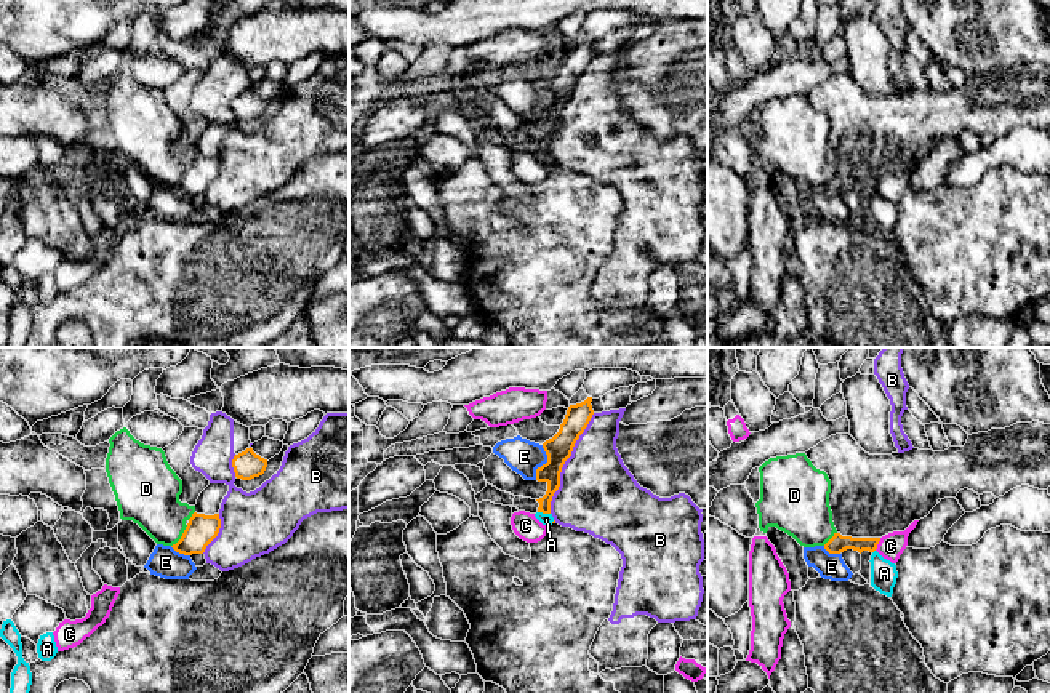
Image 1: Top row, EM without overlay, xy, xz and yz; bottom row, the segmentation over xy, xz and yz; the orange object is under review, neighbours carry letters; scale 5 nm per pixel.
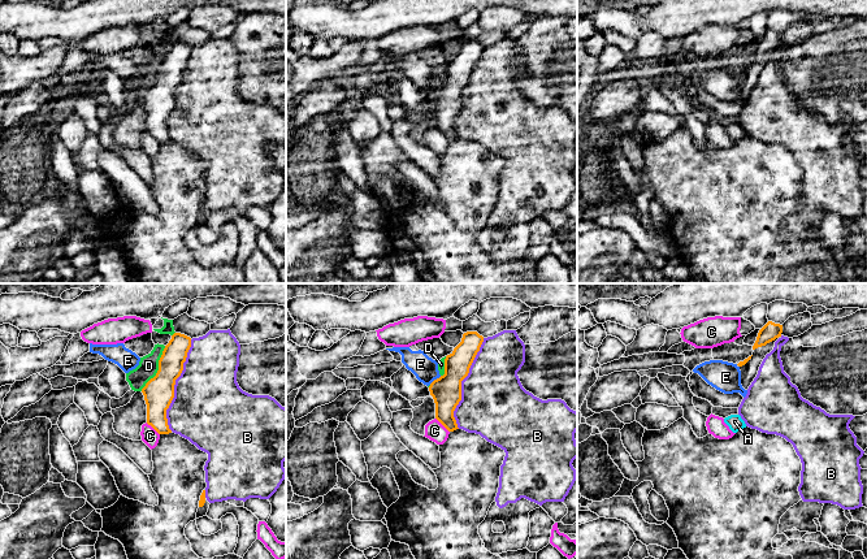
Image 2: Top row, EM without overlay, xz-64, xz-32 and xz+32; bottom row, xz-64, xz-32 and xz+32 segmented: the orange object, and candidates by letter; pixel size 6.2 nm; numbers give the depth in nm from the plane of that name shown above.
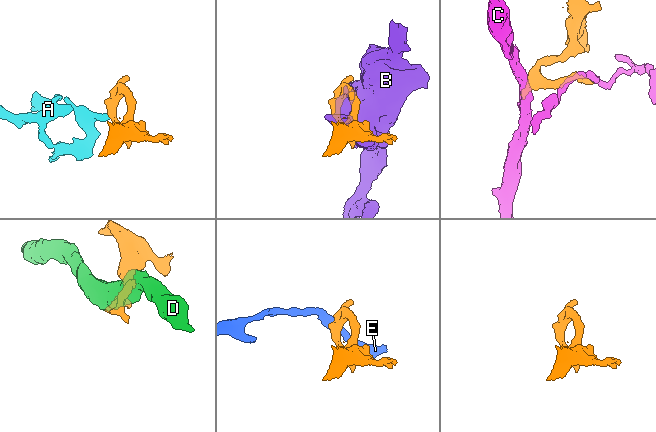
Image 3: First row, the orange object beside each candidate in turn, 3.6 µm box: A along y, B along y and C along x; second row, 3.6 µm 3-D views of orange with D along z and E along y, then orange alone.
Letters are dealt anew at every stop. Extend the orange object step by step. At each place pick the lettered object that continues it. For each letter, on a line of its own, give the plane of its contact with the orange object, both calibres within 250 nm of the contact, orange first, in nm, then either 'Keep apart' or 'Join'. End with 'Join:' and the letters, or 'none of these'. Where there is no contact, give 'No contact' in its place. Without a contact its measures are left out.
A: Touches orange in xz. Thickness 100 nm (orange) against 60 nm. Keep apart
B: Touches orange in xz. Thickness 130 nm (orange) against 400 nm. Keep apart
C: Touches orange in yz. Thickness 90 nm (orange) against 130 nm. Keep apart
D: Touches orange in xy. Thickness 150 nm (orange) against 280 nm. Keep apart
E: Touches orange in xz. Thickness 130 nm (orange) against 170 nm. Keep apart
Join: none of these

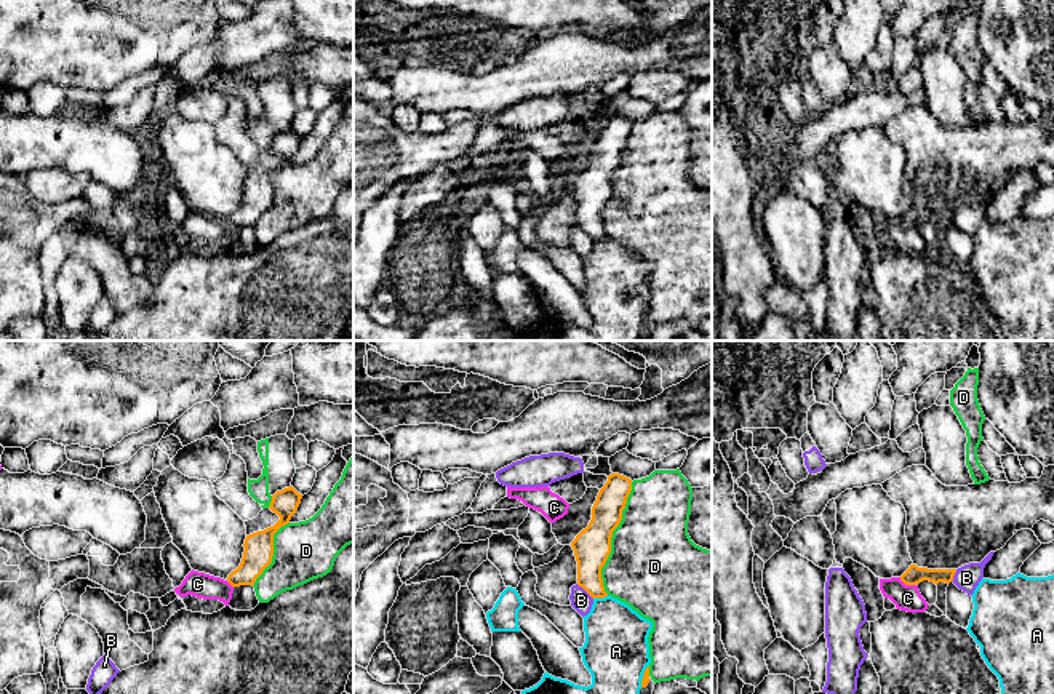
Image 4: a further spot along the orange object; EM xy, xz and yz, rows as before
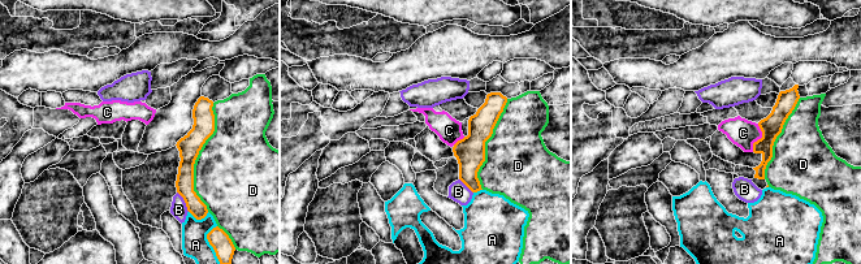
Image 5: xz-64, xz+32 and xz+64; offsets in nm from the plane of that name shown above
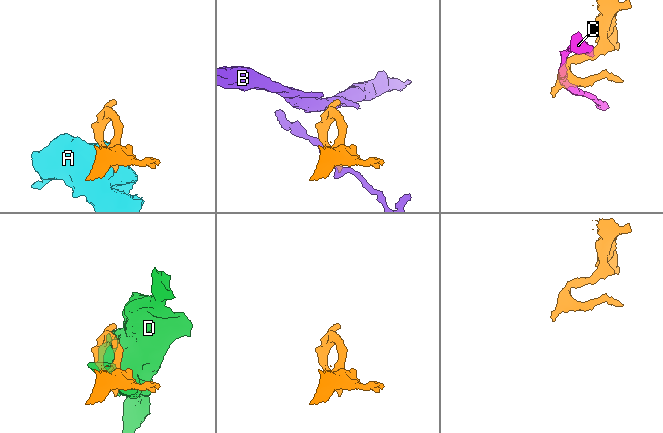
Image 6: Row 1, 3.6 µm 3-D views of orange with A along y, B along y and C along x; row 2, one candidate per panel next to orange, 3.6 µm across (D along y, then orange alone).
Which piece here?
A: Touches orange in xz. Thickness 180 nm (orange) against 320 nm. Keep apart
B: Touches orange in xz. Thickness 190 nm (orange) against 100 nm. Keep apart
C: Touches orange in yz. Thickness 90 nm (orange) against 130 nm. Keep apart
D: Touches orange in xz. Thickness 190 nm (orange) against 440 nm. Keep apart
Join: none of these

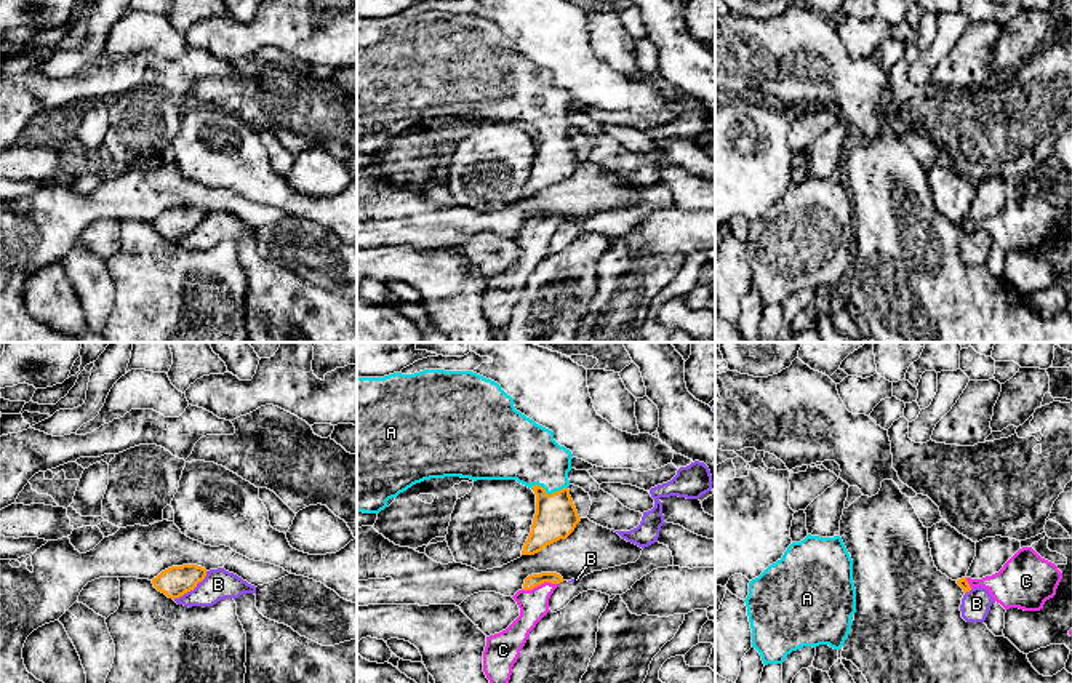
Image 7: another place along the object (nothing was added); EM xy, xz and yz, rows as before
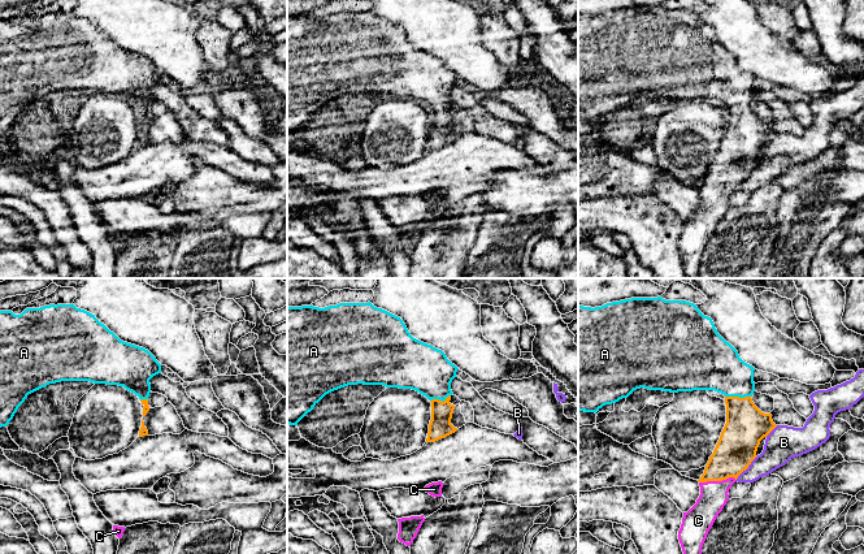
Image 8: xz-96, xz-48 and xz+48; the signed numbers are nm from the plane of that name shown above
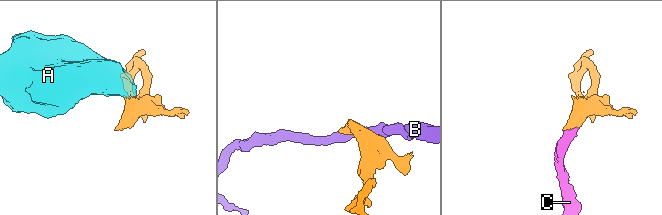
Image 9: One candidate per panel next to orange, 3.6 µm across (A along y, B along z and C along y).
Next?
A: Touches orange in xz. Thickness 220 nm (orange) against 300 nm. Join
B: Touches orange in xy. Thickness 150 nm (orange) against 160 nm. Keep apart
C: Touches orange in xz. Thickness 70 nm (orange) against 150 nm. Join
Join: A, C

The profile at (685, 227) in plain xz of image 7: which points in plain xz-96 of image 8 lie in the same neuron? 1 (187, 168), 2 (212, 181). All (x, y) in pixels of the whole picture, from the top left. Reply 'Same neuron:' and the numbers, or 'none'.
Same neuron: 2

